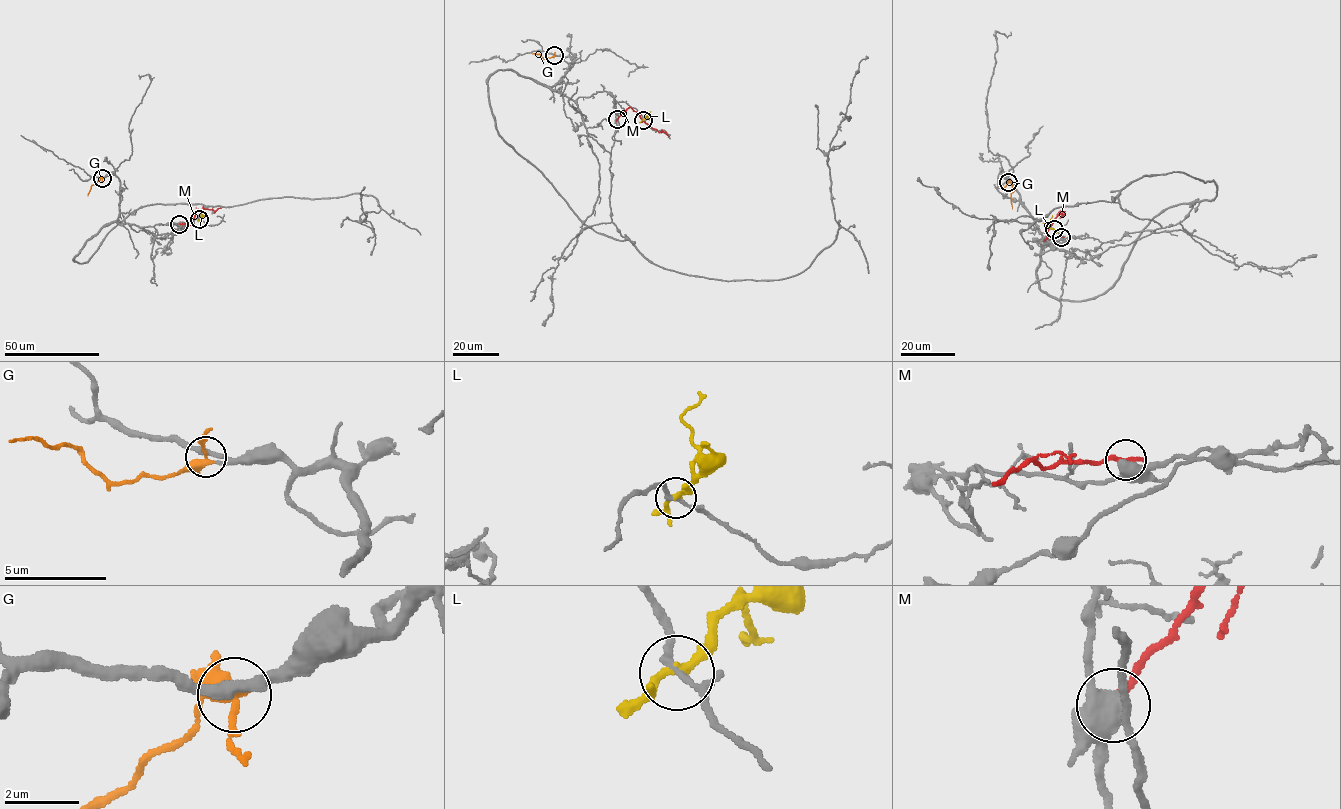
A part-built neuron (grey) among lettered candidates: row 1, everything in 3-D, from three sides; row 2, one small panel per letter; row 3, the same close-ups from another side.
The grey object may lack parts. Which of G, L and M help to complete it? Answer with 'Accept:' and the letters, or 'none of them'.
Accept: G

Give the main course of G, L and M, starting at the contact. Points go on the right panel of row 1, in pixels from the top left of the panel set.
G: (1007, 182), (1014, 189), (1011, 193), (1012, 208)
L: (1054, 229), (1048, 226), (1052, 215)
M: (1061, 237), (1044, 241), (1056, 217), (1063, 216), (1065, 211)

